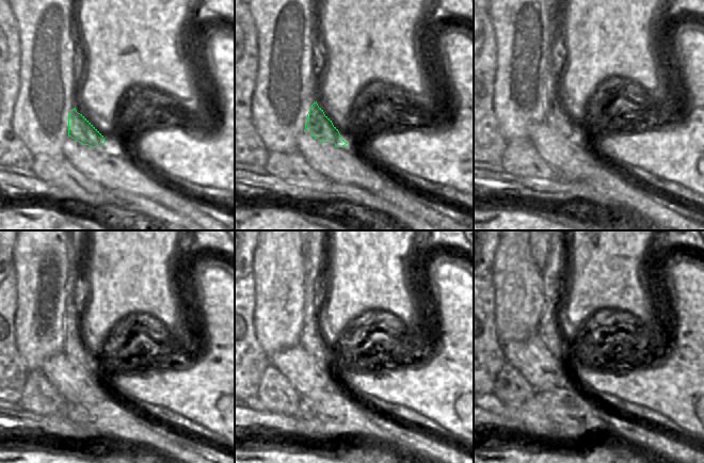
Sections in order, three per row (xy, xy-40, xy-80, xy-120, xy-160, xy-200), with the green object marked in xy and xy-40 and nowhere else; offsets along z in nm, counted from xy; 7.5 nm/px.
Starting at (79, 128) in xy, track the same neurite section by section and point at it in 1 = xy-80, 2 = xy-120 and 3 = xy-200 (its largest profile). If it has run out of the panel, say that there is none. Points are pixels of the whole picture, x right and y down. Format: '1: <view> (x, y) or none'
1: xy-80 (555, 117)
2: xy-120 (75, 349)
3: xy-200 (547, 328)

